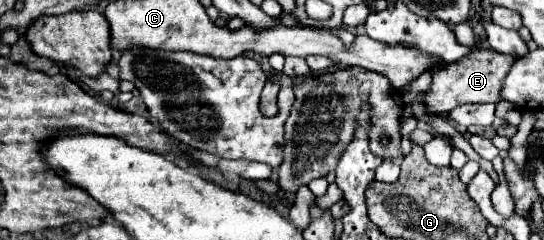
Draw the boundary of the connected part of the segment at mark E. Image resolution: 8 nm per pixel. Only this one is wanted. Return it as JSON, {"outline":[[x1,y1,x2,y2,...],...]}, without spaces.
{"outline":[[475,50,459,62,443,66,439,72,433,72,433,82,429,90,423,94,423,104,433,116,447,116,455,106,461,104,481,104,481,102,499,102,501,82,507,76,515,58,507,54,499,54,495,50]]}

